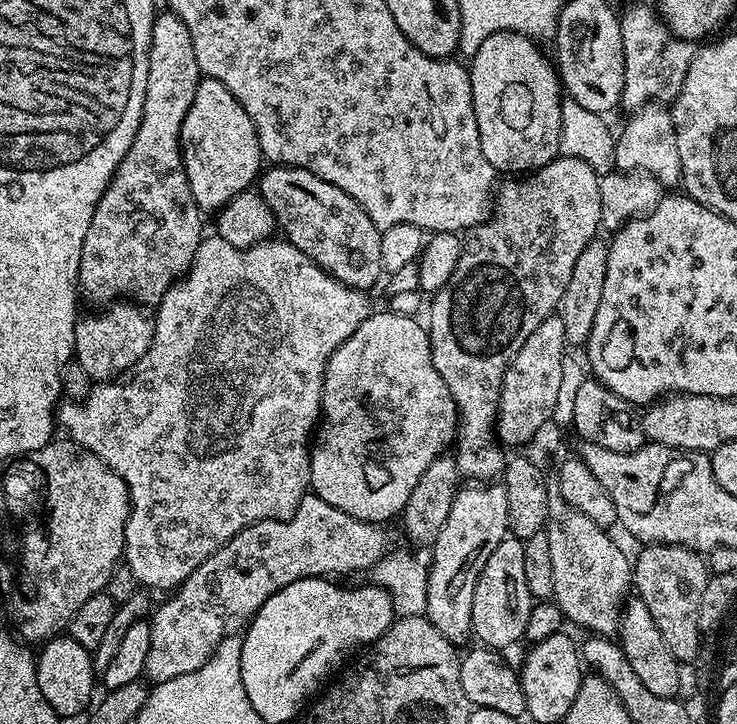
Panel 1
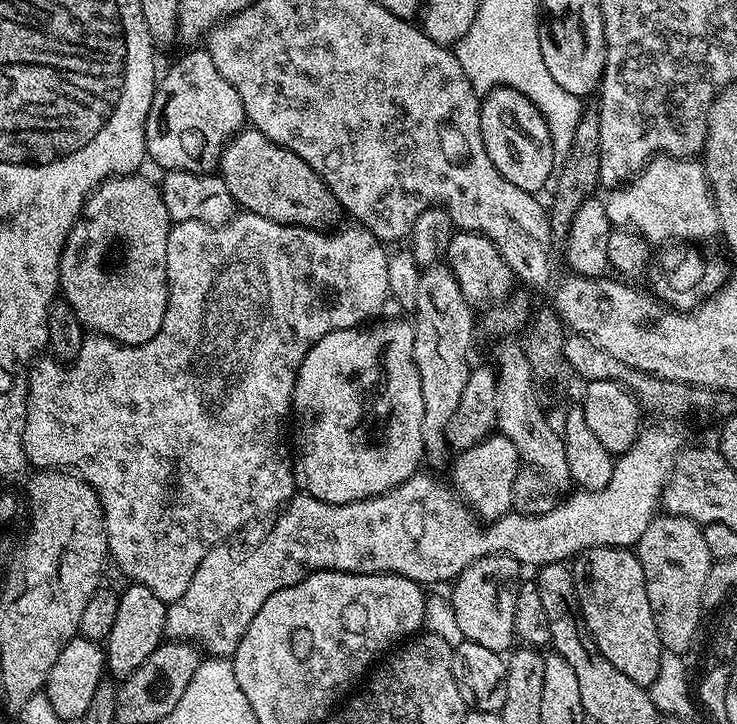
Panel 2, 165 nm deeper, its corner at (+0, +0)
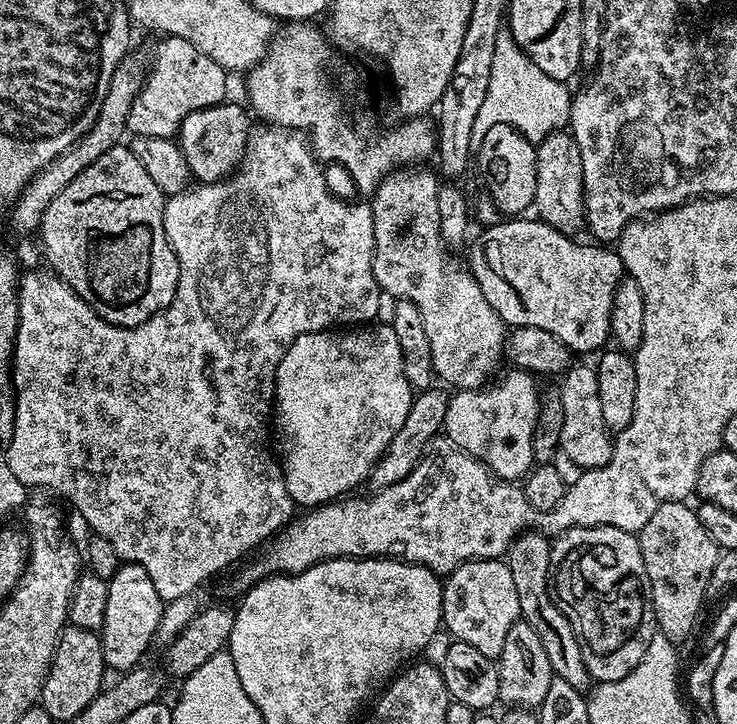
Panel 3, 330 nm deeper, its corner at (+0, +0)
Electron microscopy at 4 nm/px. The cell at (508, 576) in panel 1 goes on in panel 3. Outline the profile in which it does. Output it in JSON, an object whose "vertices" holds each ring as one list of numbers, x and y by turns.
{"vertices":[[503,559,495,560,468,560,448,573,443,581,444,593,442,594,442,624,449,636,456,640,475,646,481,654,499,658,502,646,506,642,506,634,510,634,510,626,521,619,518,590,514,590,514,578,510,575,507,563]]}

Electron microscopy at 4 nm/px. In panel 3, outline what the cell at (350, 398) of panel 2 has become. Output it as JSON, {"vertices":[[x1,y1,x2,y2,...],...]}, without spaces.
{"vertices":[[373,323,371,326,356,326,351,330,325,330,323,332,303,332,286,350,282,362,276,371,276,395,274,397,274,428,280,431,280,452,282,467,286,478,286,490,290,494,293,505,305,504,305,509,311,510,319,505,335,501,343,497,351,488,363,485,372,474,372,467,377,460,388,451,394,434,406,422,406,414,410,414,410,406,414,399,414,389,406,382,406,374,402,366,401,350,398,346,398,334,394,334,391,323]]}

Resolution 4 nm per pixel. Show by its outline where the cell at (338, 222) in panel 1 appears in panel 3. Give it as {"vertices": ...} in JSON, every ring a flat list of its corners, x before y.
{"vertices":[[225,102,186,114,178,133,178,145,186,160,189,173,197,181,213,184,216,180,231,176,239,169,250,135,249,113,245,105,241,104]]}

